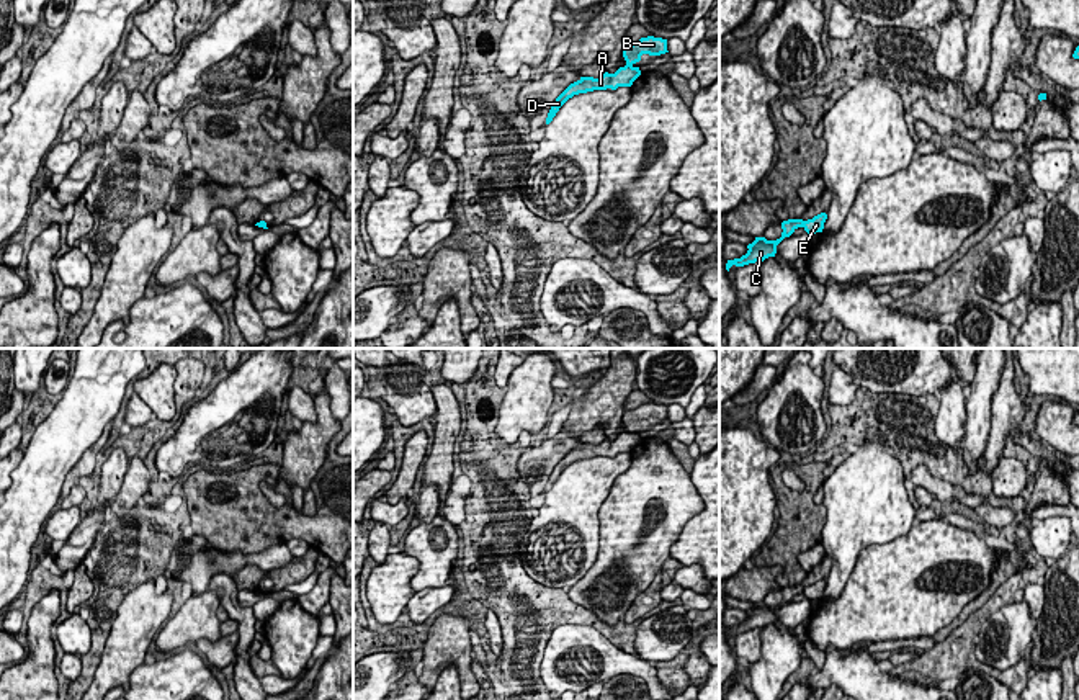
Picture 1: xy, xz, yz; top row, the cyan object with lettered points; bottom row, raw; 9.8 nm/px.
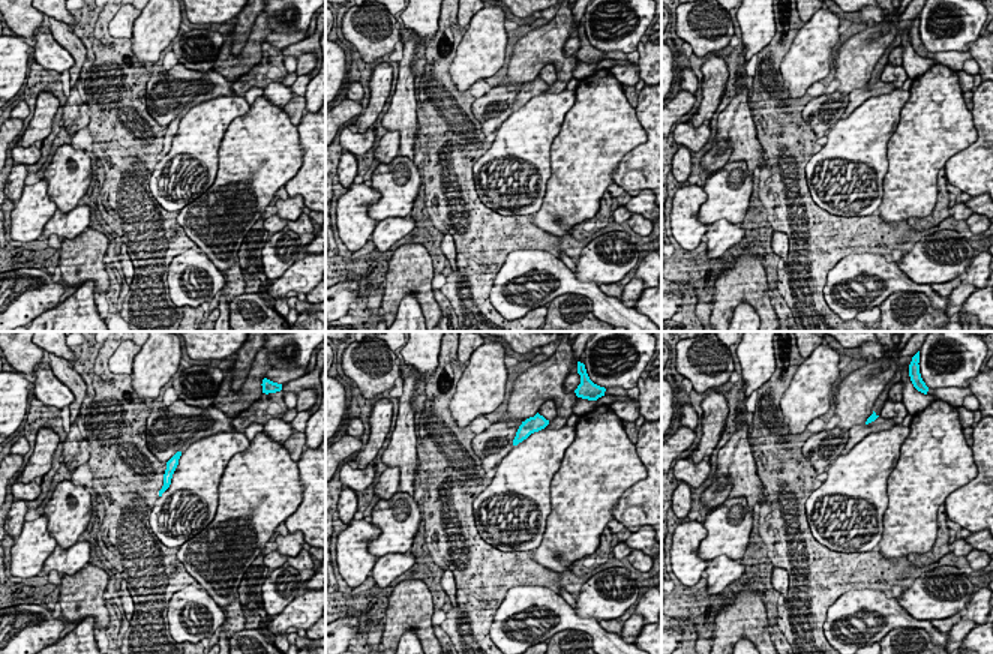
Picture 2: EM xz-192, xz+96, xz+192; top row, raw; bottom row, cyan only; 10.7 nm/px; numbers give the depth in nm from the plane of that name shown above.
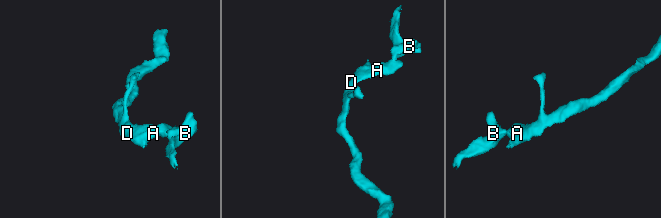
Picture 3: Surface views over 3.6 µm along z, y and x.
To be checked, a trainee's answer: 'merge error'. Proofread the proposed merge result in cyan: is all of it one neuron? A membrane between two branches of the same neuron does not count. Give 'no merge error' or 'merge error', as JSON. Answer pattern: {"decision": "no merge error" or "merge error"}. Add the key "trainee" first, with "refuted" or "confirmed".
{"trainee": "confirmed", "decision": "merge error"}

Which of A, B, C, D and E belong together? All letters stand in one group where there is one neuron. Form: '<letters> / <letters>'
A D E / B C

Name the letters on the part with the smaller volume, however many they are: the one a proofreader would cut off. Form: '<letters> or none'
B, C

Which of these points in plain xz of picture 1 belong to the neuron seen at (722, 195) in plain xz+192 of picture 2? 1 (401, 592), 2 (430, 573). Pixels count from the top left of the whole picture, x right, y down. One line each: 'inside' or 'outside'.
1: outside
2: inside

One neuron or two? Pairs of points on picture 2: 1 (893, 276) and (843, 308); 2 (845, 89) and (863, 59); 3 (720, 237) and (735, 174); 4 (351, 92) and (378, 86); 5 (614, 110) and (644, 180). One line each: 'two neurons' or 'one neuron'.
1: one neuron
2: one neuron
3: one neuron
4: two neurons
5: two neurons

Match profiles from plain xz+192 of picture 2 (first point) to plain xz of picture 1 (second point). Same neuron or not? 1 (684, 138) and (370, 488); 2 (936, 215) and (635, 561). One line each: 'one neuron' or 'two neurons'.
1: two neurons
2: two neurons

